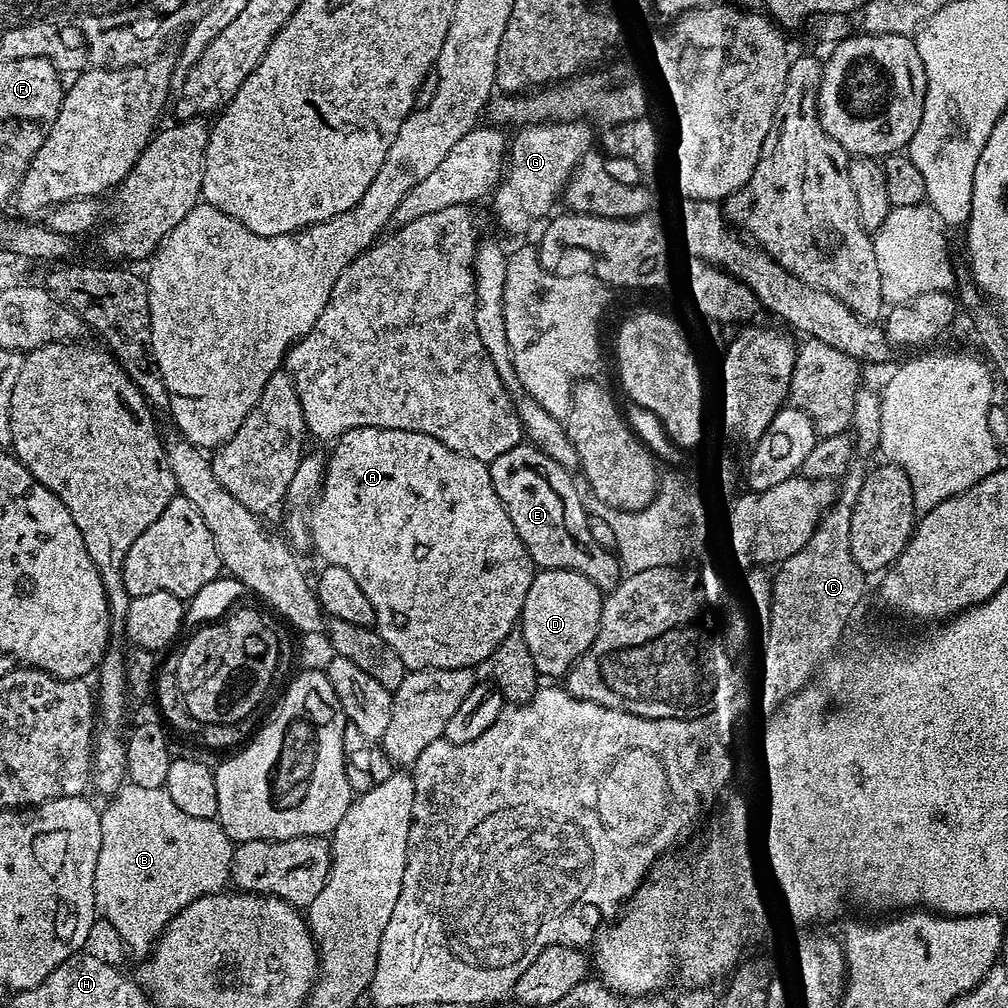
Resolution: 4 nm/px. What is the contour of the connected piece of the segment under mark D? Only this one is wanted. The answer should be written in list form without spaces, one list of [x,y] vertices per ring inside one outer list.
[[[546,568],[537,571],[532,577],[530,586],[524,594],[520,606],[518,621],[518,639],[528,654],[529,662],[541,677],[563,677],[568,669],[576,663],[577,656],[588,646],[594,631],[594,613],[598,608],[598,596],[592,593],[589,577],[582,572],[571,572],[561,568]]]

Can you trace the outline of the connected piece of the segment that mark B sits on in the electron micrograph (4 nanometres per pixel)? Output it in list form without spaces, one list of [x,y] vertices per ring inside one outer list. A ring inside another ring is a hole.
[[[125,782],[120,789],[107,801],[108,804],[102,808],[100,812],[100,825],[102,826],[102,846],[98,850],[98,866],[94,870],[94,898],[96,899],[96,911],[106,922],[110,922],[110,926],[114,926],[114,930],[120,936],[121,941],[132,952],[144,956],[148,951],[153,951],[154,945],[164,934],[164,929],[168,927],[179,912],[186,906],[190,906],[190,902],[194,902],[203,896],[209,896],[212,892],[221,891],[229,883],[230,873],[232,870],[232,850],[234,842],[222,830],[220,821],[207,820],[206,818],[190,818],[190,814],[182,814],[182,810],[178,810],[178,806],[174,806],[174,802],[170,802],[170,794],[165,792],[163,788],[147,788],[146,786],[138,786],[131,782]]]

